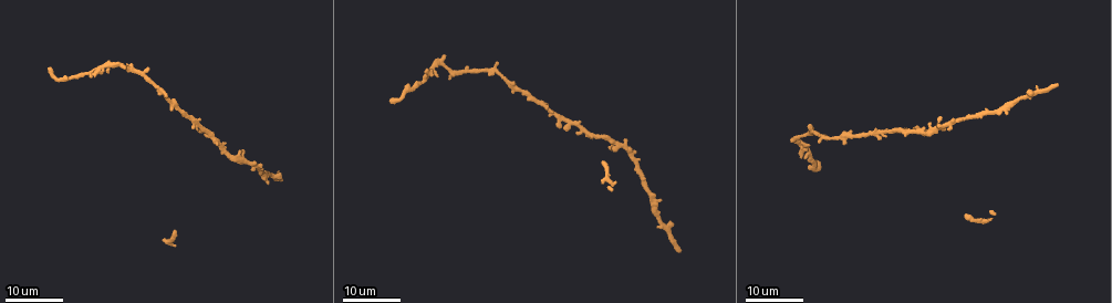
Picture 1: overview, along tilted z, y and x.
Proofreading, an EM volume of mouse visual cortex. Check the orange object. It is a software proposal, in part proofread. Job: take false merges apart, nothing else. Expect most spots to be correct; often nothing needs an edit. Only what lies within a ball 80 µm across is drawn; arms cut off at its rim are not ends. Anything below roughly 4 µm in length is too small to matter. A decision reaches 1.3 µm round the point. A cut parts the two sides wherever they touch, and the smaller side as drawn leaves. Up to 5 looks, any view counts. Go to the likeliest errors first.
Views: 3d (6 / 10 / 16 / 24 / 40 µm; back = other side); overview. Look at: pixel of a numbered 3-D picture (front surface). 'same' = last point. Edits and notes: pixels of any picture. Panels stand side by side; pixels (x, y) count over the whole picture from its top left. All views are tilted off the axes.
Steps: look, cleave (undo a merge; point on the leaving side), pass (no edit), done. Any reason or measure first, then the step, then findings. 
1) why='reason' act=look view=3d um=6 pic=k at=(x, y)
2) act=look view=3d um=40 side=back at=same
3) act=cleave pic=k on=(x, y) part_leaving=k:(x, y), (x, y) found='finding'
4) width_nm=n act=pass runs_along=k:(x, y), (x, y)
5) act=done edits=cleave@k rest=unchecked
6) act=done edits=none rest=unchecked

why='sudden change in width' act=look view=3d um=16 pic=1 at=(440, 64)

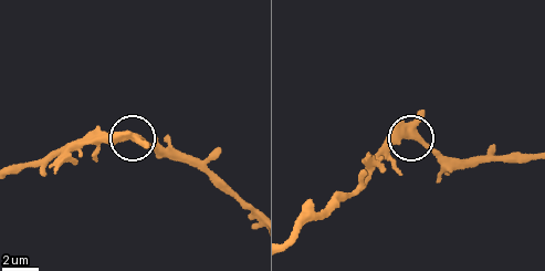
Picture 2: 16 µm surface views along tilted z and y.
act=look view=3d um=10 pic=2 at=(409, 134)

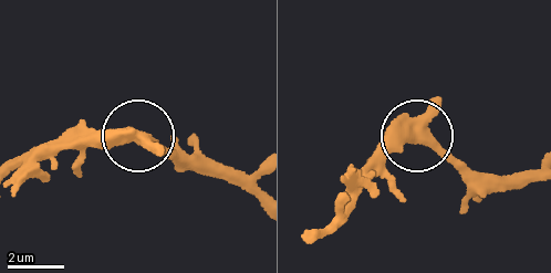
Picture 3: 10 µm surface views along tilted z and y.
act=pass found='all the same neuron'

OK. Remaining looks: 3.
why='calibre changes' act=look view=3d um=24 pic=1 at=(632, 155)

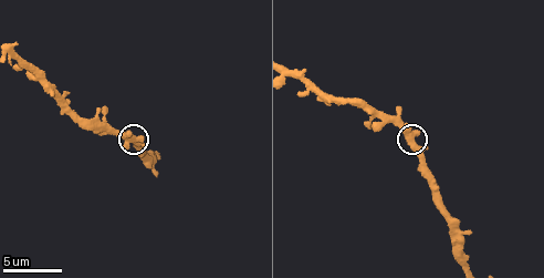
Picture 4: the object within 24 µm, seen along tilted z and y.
act=look view=3d um=6 pic=4 at=(409, 139)

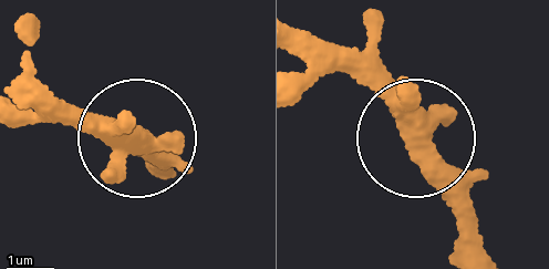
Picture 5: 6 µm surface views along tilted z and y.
act=pass runs_along=5:(301, 37), (365, 72), (477, 234) found='one neuron here'

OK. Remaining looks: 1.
act=look view=3d um=16 pic=4 at=(78, 120)

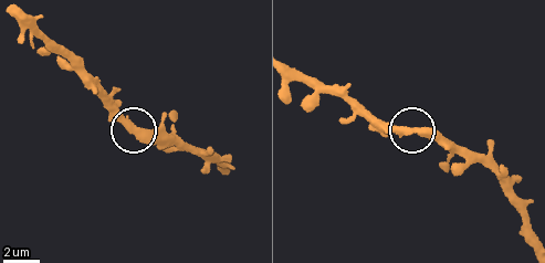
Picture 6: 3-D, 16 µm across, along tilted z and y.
act=pass found='one neuron here'

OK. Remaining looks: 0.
act=done edits=none rest=unchecked

